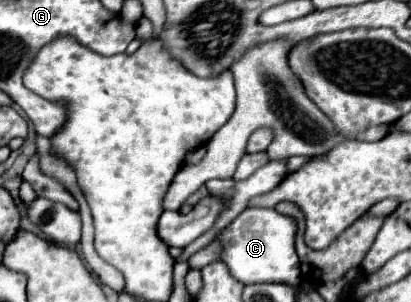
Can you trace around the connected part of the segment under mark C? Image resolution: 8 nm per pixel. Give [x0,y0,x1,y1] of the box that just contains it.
[216,208,300,286]

